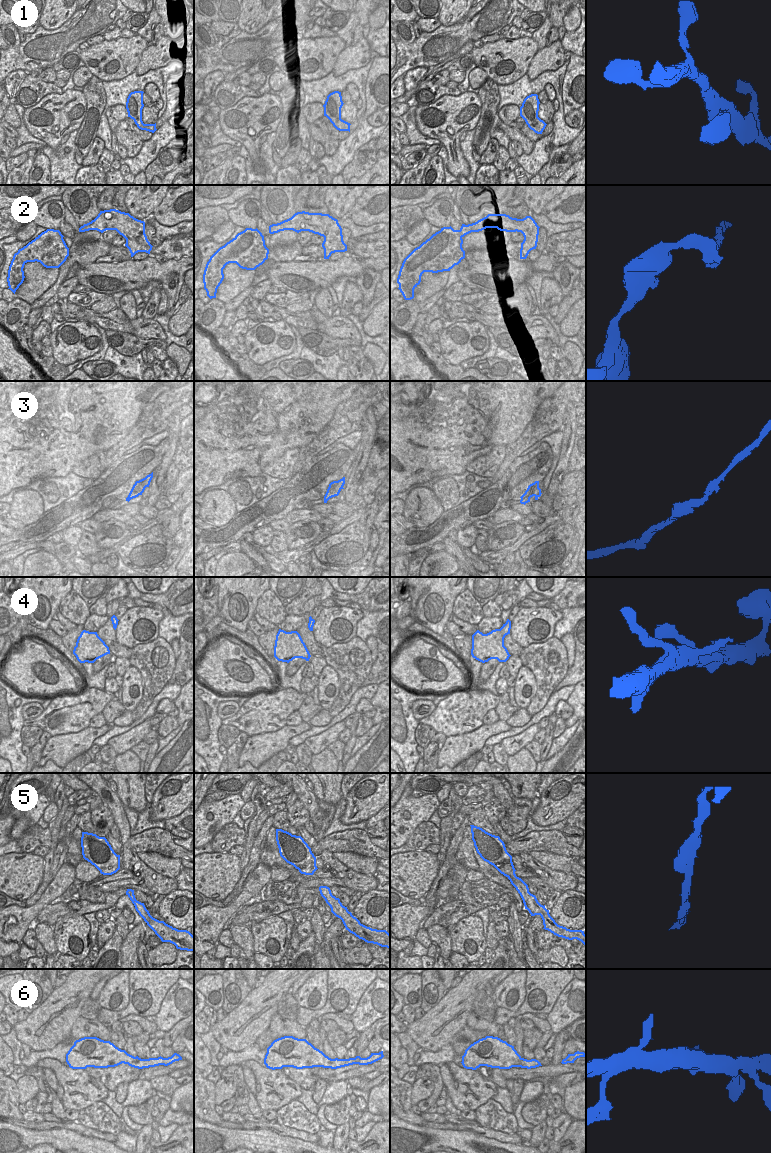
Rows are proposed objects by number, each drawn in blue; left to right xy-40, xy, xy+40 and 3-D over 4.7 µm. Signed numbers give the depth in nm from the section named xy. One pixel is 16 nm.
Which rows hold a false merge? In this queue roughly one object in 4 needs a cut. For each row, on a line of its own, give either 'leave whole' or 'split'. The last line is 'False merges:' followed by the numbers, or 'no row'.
1: leave whole
2: split
3: leave whole
4: leave whole
5: leave whole
6: split
False merges: 2, 6

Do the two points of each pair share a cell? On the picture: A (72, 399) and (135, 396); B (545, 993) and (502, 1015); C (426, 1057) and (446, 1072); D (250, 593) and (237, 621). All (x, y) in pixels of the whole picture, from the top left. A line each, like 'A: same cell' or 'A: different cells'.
A: same cell
B: same cell
C: different cells
D: same cell

